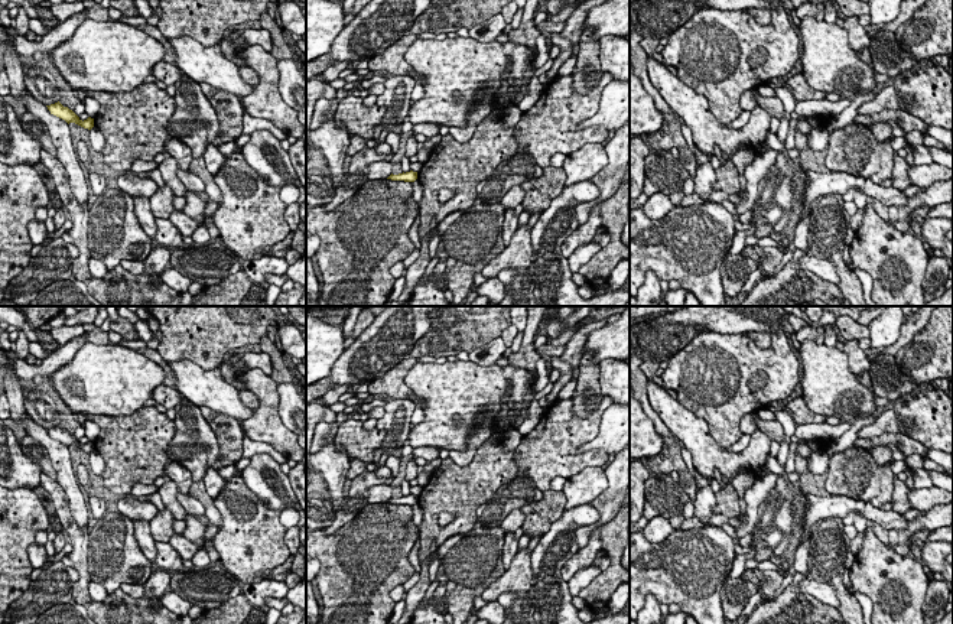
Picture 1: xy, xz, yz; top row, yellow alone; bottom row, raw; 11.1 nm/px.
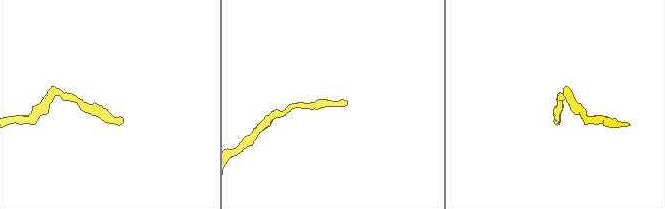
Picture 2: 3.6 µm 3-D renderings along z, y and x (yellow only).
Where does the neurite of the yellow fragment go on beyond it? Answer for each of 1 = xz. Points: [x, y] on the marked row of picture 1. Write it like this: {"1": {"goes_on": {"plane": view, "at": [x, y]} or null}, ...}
{"1": {"goes_on": null}}

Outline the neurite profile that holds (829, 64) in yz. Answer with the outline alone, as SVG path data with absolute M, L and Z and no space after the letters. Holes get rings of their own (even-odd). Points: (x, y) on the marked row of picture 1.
M806 16L798 29L803 40L801 74L811 88L848 100L875 90L874 66L852 49L848 32L839 22L819 22Z

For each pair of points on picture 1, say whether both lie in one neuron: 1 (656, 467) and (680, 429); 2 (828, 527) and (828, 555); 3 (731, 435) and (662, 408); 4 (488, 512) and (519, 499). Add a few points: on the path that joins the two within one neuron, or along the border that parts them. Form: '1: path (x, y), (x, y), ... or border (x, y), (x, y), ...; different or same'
1: border (654, 410), (680, 442); different
2: path (828, 535), (828, 548); same
3: border (682, 405), (706, 422), (711, 436), (722, 448); different
4: path (495, 510), (507, 499), (511, 499); same

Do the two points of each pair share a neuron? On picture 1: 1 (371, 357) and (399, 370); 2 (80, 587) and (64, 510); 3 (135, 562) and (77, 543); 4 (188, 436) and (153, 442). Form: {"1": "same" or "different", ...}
{"1": "different", "2": "same", "3": "different", "4": "different"}

